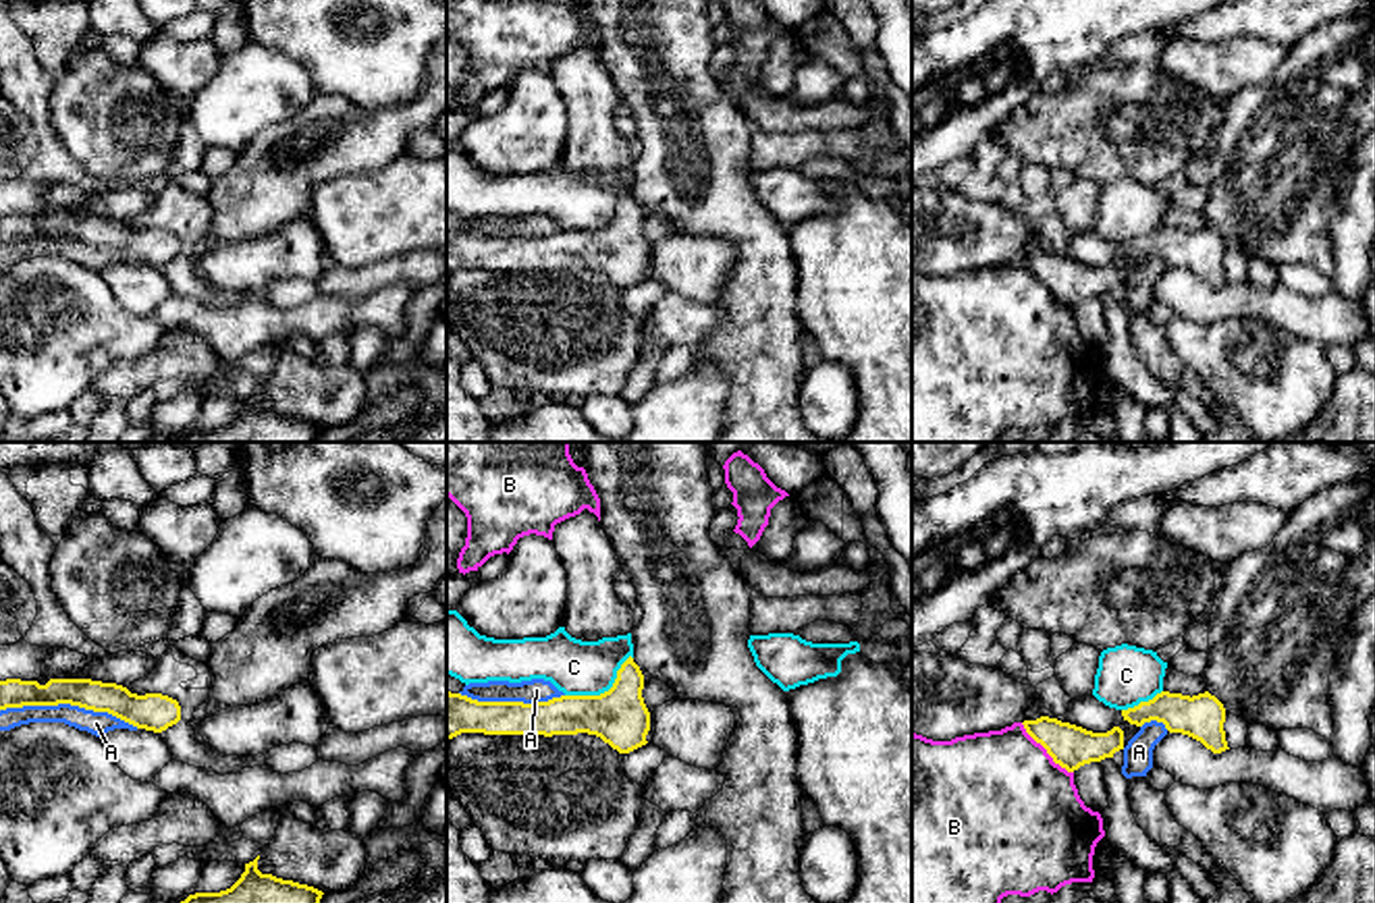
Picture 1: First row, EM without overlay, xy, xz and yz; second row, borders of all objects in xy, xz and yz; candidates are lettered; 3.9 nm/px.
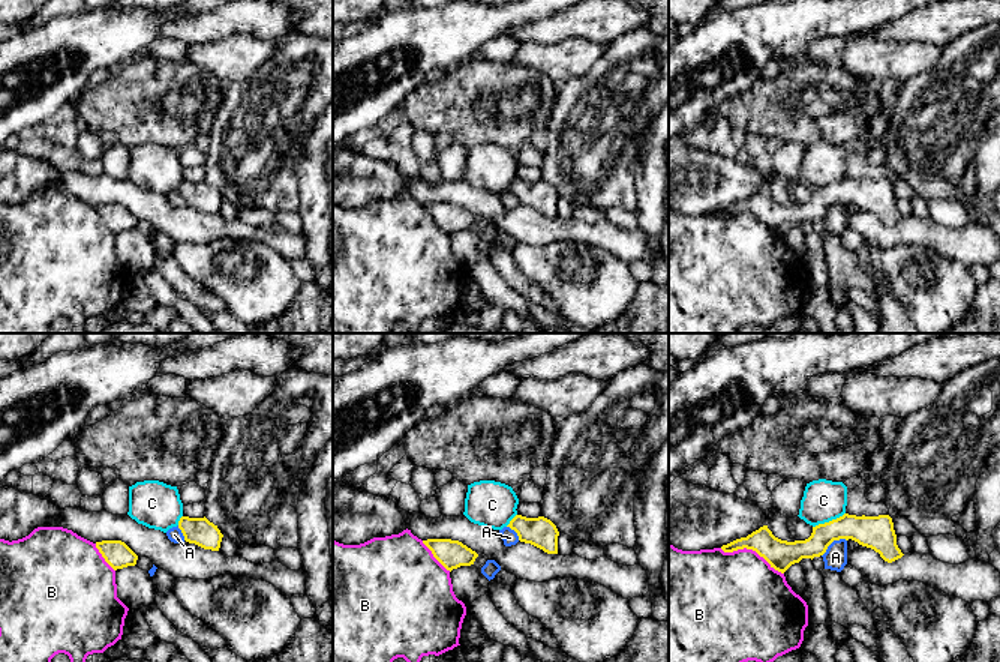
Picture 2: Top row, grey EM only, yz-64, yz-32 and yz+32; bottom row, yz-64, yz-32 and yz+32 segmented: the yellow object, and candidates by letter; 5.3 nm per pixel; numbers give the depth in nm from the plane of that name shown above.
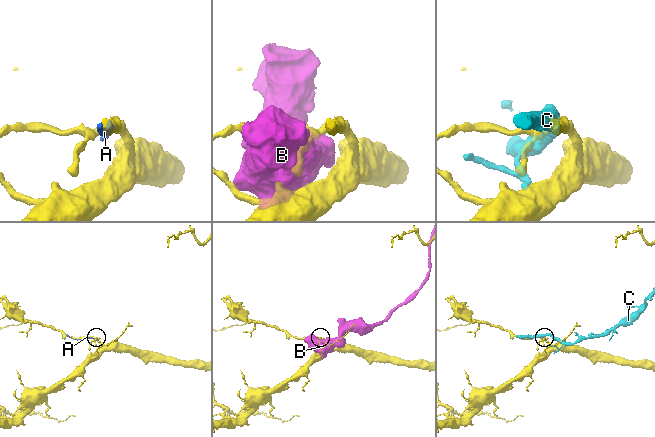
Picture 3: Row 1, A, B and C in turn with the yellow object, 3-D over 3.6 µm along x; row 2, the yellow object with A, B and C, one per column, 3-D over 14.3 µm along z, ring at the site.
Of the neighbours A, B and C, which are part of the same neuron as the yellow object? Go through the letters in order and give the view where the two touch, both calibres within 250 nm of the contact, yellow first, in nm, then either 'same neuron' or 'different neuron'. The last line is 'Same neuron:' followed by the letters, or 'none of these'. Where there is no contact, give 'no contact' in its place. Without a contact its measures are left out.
A: xy | 120/90 nm | different neuron
B: yz | 170/500 nm | different neuron
C: xz | 220/220 nm | different neuron
Same neuron: none of these

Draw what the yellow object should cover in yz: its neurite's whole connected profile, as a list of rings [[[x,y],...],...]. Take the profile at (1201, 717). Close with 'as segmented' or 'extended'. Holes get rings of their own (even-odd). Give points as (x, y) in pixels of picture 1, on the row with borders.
[[[1161,691],[1149,702],[1122,710],[1122,716],[1136,727],[1151,720],[1163,722],[1169,733],[1188,735],[1213,754],[1230,749],[1223,731],[1225,708],[1209,691],[1192,697]]]; as segmented

